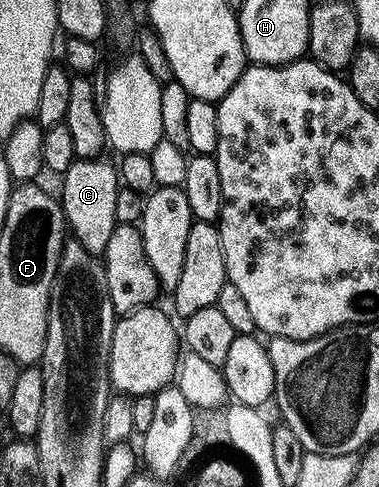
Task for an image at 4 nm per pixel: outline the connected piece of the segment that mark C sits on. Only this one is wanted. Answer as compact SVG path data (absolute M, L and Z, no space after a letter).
M96 157L94 159L76 158L74 163L69 165L67 171L62 172L63 215L67 218L67 226L70 234L78 239L85 249L93 256L102 256L105 245L109 243L109 233L117 226L115 210L119 207L119 172L116 164L107 160L107 157Z

